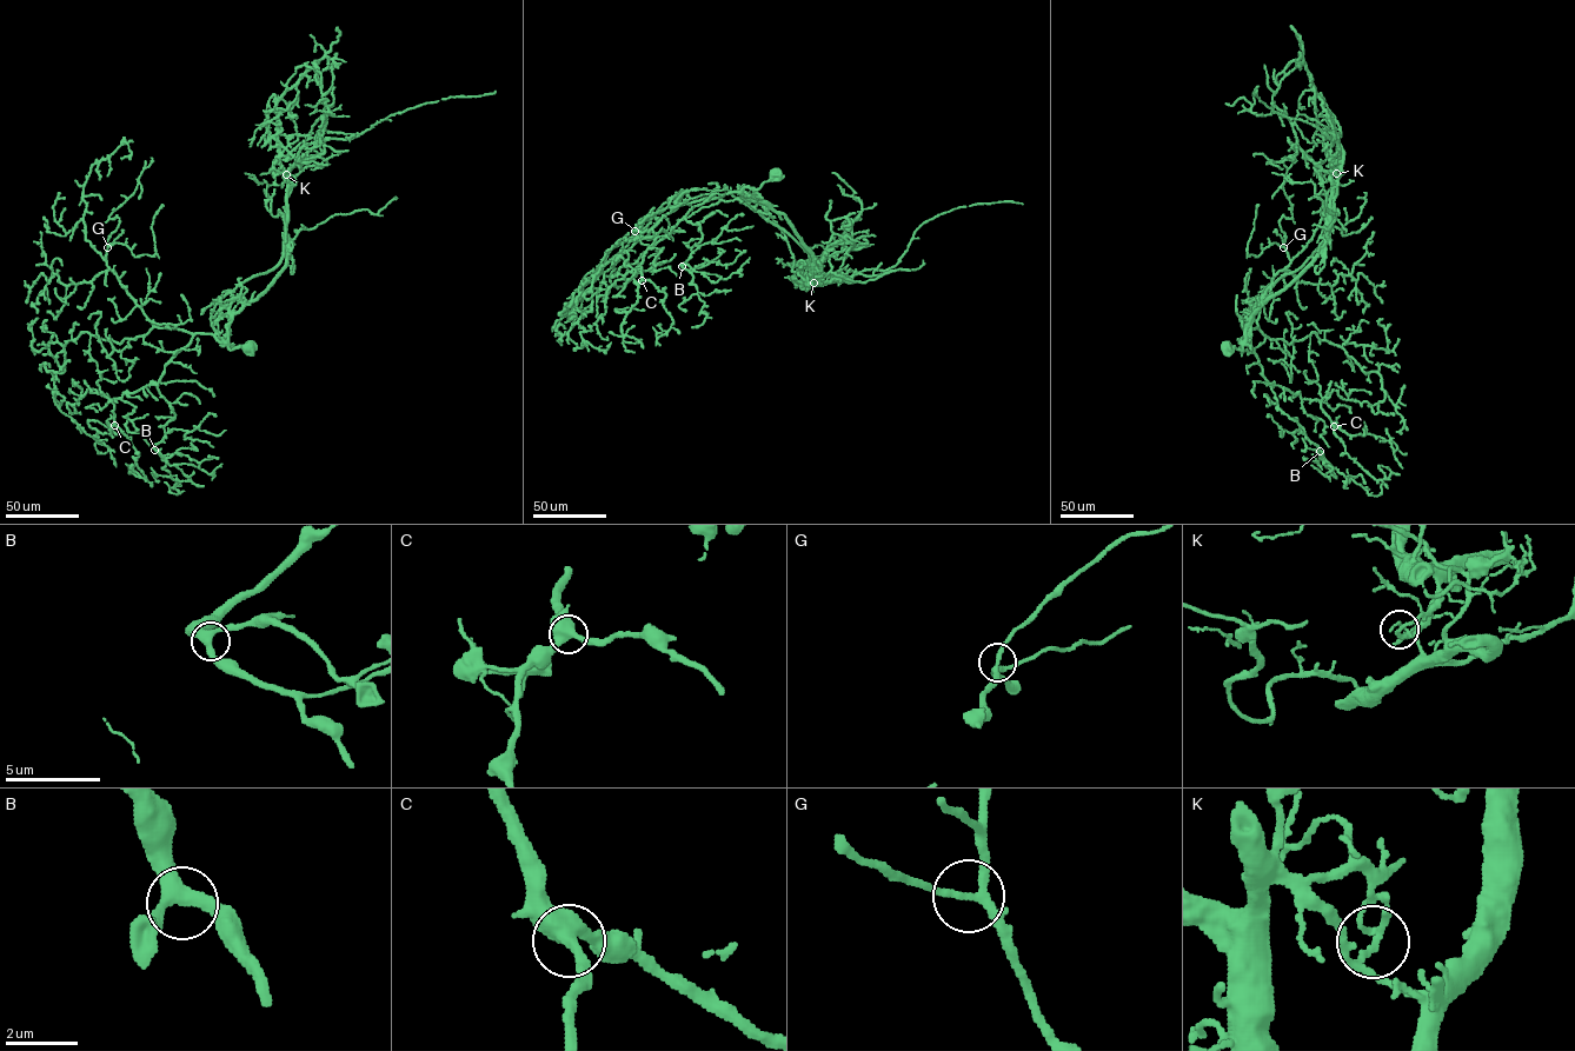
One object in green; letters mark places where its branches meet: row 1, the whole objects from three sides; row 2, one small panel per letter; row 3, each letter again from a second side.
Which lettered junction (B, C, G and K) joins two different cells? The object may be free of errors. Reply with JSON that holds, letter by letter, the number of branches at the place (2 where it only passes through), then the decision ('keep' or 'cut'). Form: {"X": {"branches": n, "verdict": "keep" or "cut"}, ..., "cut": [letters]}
{"B": {"branches": 3, "verdict": "keep"}, "C": {"branches": 3, "verdict": "keep"}, "G": {"branches": 3, "verdict": "keep"}, "K": {"branches": 3, "verdict": "cut"}, "cut": ["K"]}

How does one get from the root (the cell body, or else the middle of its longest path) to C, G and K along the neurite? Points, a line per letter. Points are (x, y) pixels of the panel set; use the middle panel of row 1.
C: (775, 173), (757, 190), (745, 187), (691, 210), (668, 235), (646, 250), (639, 266), (642, 280)
G: (775, 173), (757, 190), (745, 187), (719, 198), (666, 207), (651, 213), (633, 237), (635, 231)
K: (775, 173), (755, 193), (784, 215), (811, 253), (812, 280), (821, 284), (813, 283)

